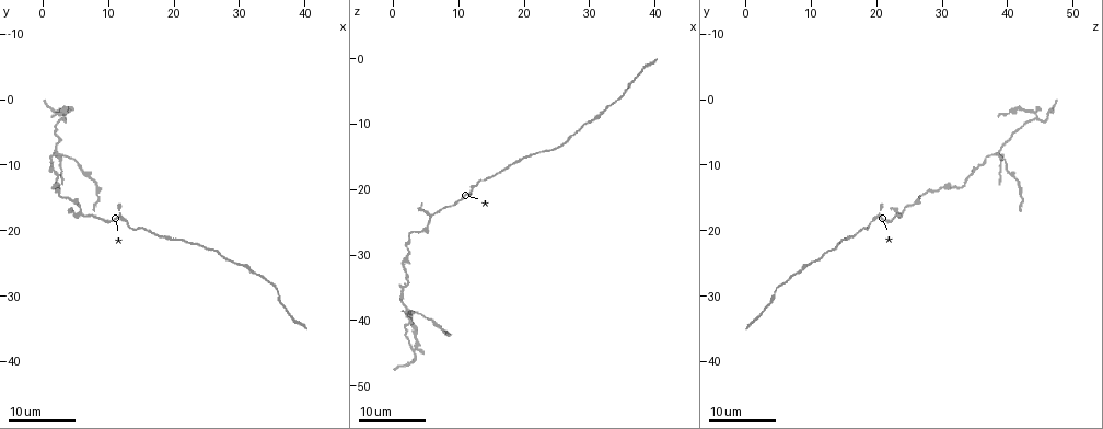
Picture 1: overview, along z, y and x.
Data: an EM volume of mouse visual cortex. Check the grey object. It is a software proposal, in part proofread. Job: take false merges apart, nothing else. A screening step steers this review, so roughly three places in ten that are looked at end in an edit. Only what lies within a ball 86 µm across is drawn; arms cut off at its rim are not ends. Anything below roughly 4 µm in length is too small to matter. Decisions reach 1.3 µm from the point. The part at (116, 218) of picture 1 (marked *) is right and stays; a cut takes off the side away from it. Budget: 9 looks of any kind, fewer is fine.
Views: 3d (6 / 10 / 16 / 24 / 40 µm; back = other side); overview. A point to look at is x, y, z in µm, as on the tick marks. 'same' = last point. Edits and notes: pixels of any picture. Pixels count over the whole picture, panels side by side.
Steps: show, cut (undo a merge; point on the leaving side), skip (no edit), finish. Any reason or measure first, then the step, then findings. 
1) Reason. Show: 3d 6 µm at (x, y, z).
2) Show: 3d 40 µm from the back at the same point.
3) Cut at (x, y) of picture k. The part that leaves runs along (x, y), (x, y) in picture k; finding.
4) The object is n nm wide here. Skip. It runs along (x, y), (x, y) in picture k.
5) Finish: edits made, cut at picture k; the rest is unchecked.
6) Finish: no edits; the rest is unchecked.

Two arms at a narrow angle. Show: 3d 24 µm at (5.5, 17.0, 24.0).

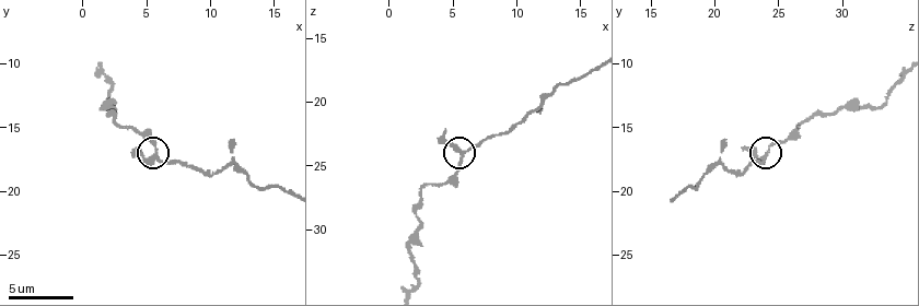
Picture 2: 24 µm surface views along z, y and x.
Show: 3d 10 µm at (5.8, 17.4, 23.8).

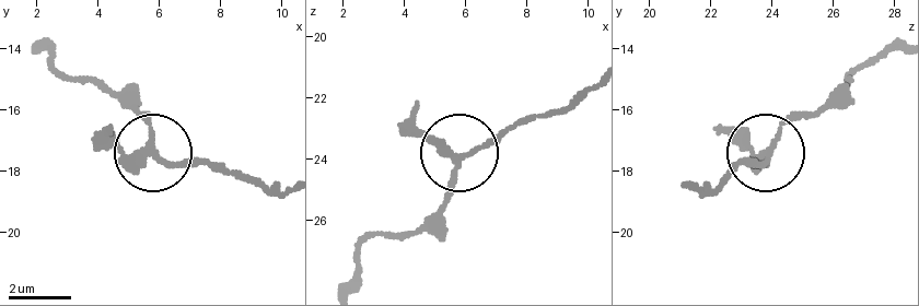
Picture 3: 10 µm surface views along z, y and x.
5 arms meet here. Skip. All the same neuron.

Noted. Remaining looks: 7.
Four or more arms meet. Show: 3d 16 µm at (2.5, 8.0, 38.5).

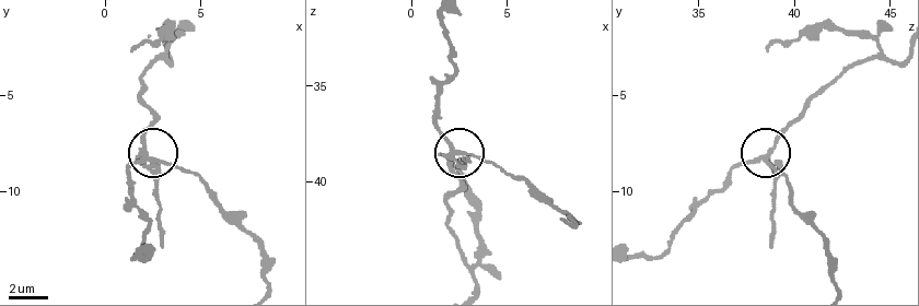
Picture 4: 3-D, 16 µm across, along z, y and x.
Show: 3d 6 µm at (2.2, 8.2, 38.7).

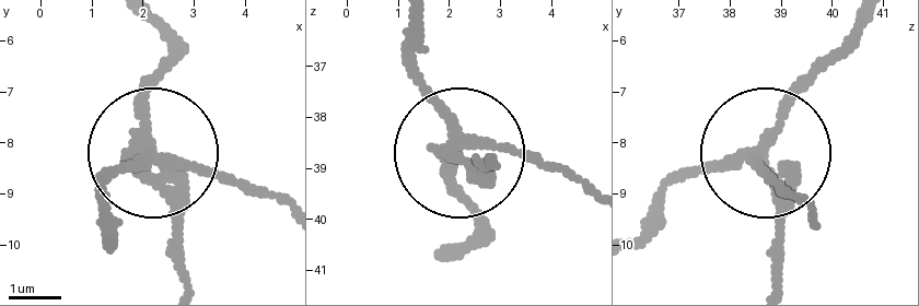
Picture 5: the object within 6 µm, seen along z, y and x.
The object is 280 nm wide here. Cut at (174, 227) of picture 5. The part that leaves runs along (142, 152), (282, 204) in picture 5; a second neuron is stuck on.

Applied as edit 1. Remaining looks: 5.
Three-way junction. Show: 3d 16 µm at (3.5, 3.0, 45.0).

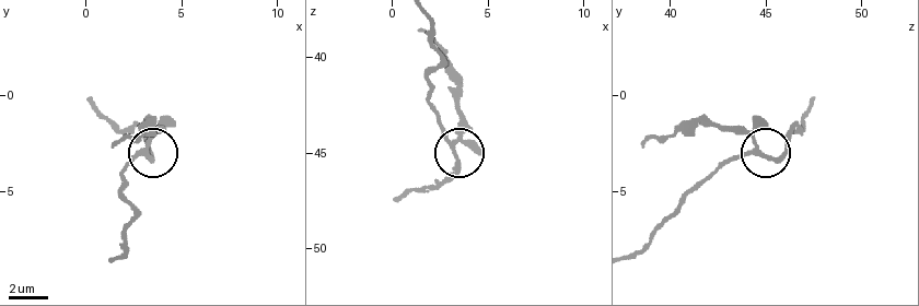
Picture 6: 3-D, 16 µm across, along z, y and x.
Show: 3d 6 µm at (3.1, 2.9, 44.5).

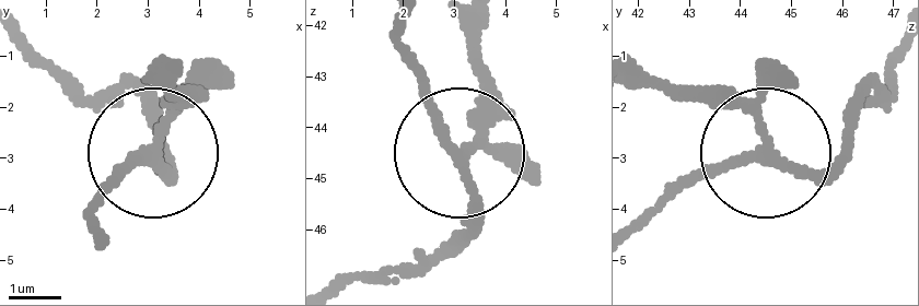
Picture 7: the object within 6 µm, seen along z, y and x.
Show: 3d 6 µm from the back at (3.15, 2.90, 44.60).

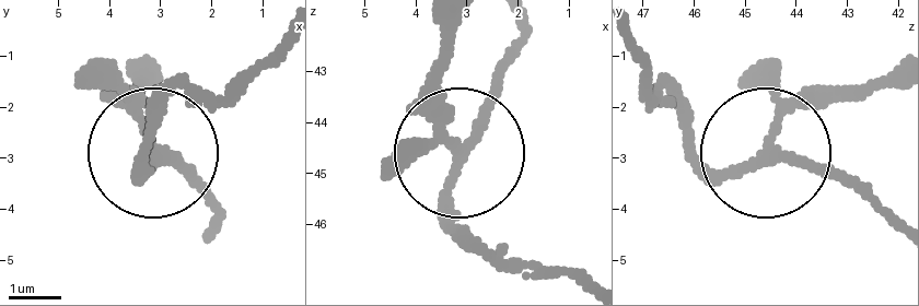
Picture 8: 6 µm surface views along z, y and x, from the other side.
The side arm is 7 µm long. Cut at (440, 55) of picture 8. The part that leaves runs along (443, 126), (456, 25) in picture 8; two neurons meet here.

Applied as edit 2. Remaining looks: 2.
Finish: edits made, cut at picture 5, cut at picture 8; the rest is unchecked.

